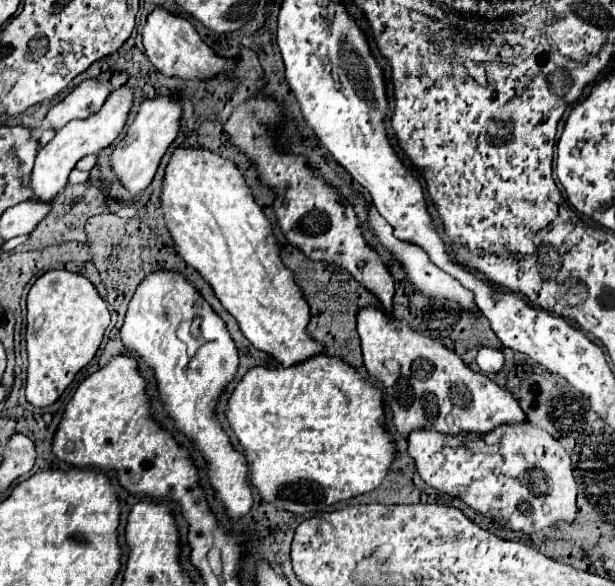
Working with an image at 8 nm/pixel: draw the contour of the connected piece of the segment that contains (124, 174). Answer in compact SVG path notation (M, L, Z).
M155 98L141 102L133 124L129 126L127 134L121 138L121 142L111 152L111 170L117 178L117 182L131 194L141 194L153 180L157 166L169 148L169 144L175 140L179 132L179 120L181 120L181 102L179 98Z

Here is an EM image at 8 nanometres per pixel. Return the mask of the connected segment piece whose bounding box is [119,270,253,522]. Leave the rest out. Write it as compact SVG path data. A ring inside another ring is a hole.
M161 270L161 272L153 272L149 274L139 286L137 286L137 292L133 294L131 302L129 302L129 308L127 308L127 314L125 314L125 322L121 326L121 342L123 346L127 348L127 352L133 352L133 356L137 360L141 360L143 364L147 364L153 374L155 374L155 380L157 380L157 394L167 410L167 416L173 420L175 424L175 430L181 432L183 436L187 436L195 450L205 458L207 462L207 478L209 478L209 484L213 486L215 490L215 498L221 502L227 518L231 522L237 522L241 520L249 510L251 510L251 504L253 504L253 496L251 496L251 488L247 486L247 462L245 462L245 456L237 454L233 448L231 448L231 442L227 438L227 434L223 432L223 428L219 426L219 422L215 420L215 414L213 414L213 408L215 408L215 402L219 398L219 394L223 392L223 388L227 386L227 382L235 376L235 370L237 370L237 350L235 350L235 344L223 324L223 320L211 310L211 306L203 300L201 294L197 292L192 284L189 284L181 274L173 274L173 272L167 272ZM193 318L199 318L199 336L203 336L207 342L209 342L209 358L205 356L205 366L189 366L189 358L187 358L187 352L185 352L185 344L177 338L175 330L181 322L192 322ZM215 342L223 342L223 354L214 354L213 346Z

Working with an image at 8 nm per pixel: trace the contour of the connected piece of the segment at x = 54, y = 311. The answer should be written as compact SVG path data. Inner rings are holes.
M47 270L41 274L27 296L25 398L37 408L53 404L75 374L95 356L107 326L109 310L85 276L69 270Z

